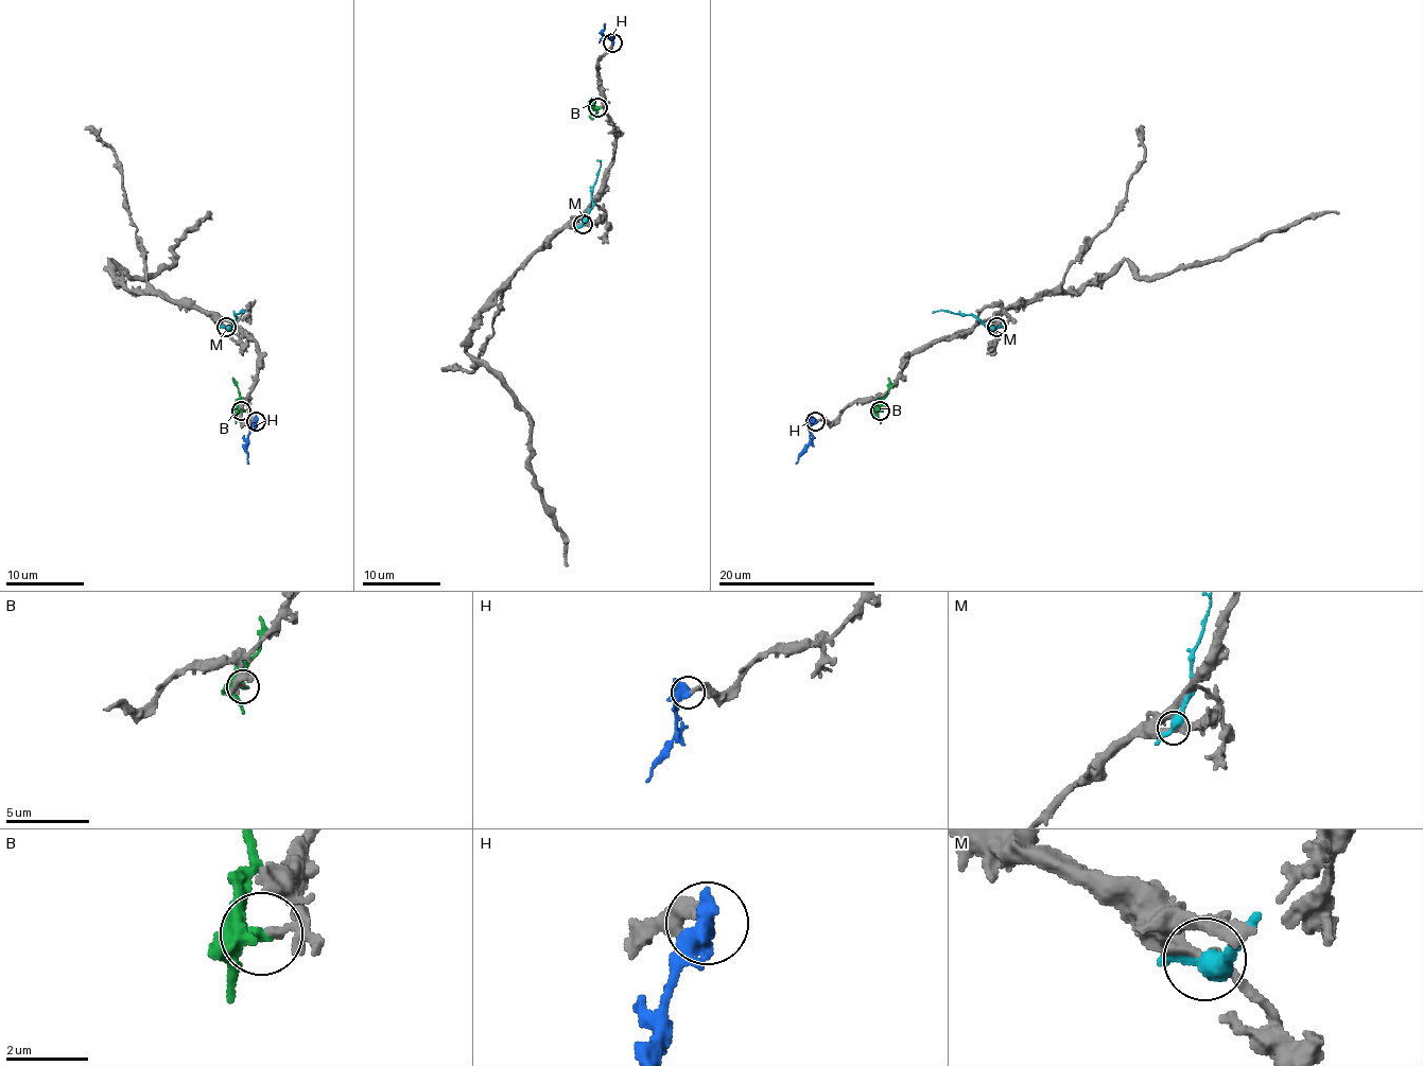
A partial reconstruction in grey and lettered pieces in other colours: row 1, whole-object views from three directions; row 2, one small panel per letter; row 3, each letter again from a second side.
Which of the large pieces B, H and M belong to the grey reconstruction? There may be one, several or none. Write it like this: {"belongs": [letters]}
{"belongs": ["H"]}

